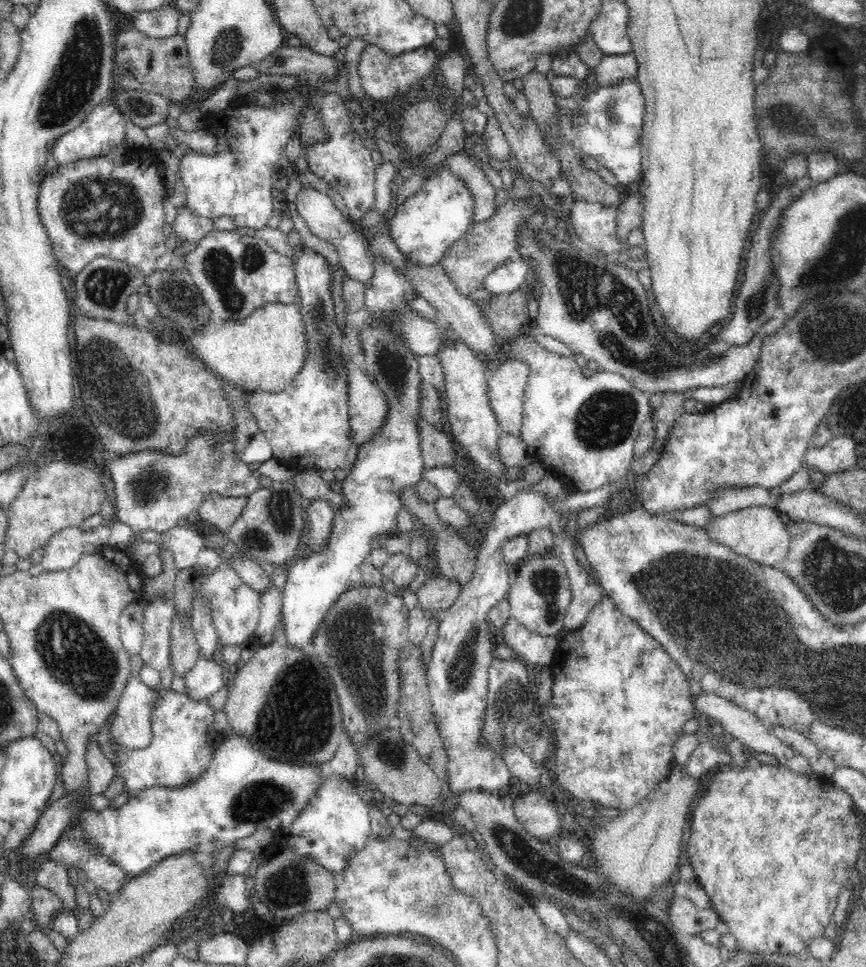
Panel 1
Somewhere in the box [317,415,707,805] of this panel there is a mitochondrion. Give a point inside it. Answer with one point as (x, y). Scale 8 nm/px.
(351, 646)

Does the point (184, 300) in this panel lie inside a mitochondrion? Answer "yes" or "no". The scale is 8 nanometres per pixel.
yes

